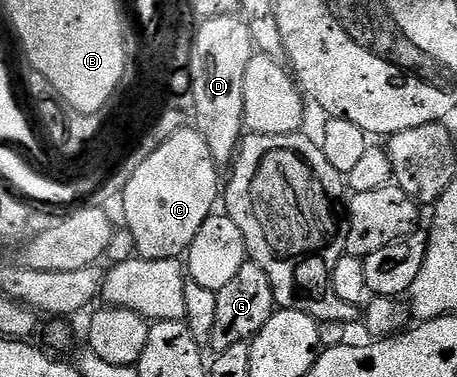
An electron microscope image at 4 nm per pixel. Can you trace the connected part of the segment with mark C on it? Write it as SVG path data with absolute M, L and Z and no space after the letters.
M188 126L171 135L167 142L163 142L130 174L130 180L119 196L119 203L121 202L121 208L125 211L124 227L134 235L137 243L136 255L140 259L176 260L188 253L191 242L195 242L195 234L199 234L199 226L203 226L203 222L214 215L213 203L216 200L218 203L219 189L223 184L223 180L217 177L217 171L219 165L211 154L211 146L207 146L201 132Z

